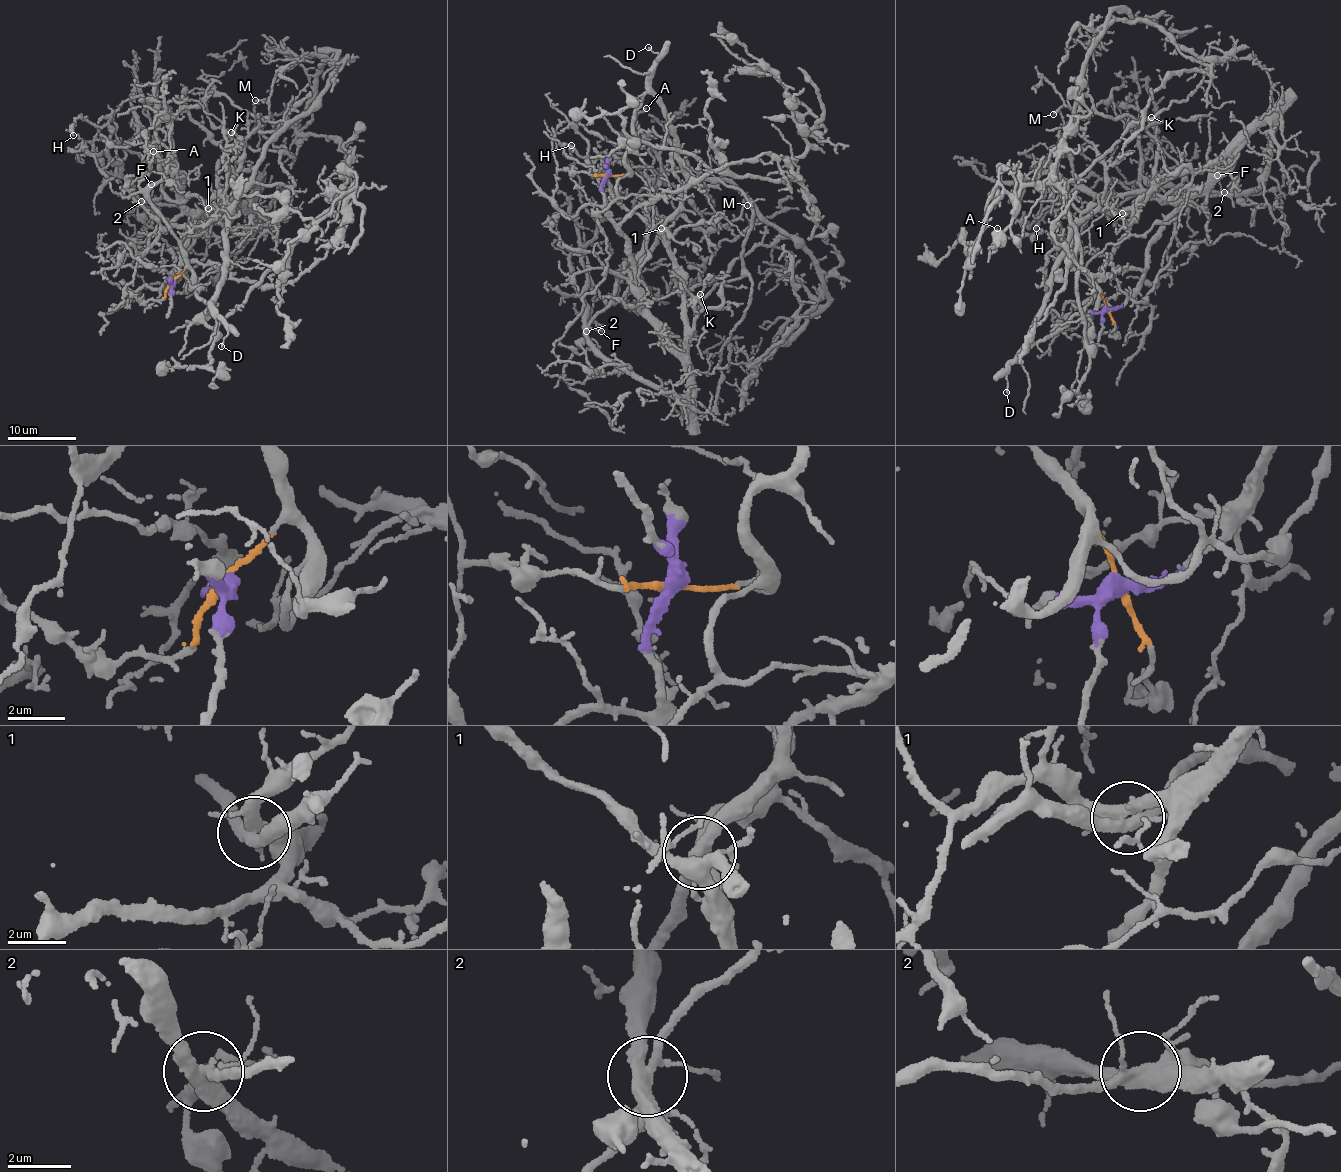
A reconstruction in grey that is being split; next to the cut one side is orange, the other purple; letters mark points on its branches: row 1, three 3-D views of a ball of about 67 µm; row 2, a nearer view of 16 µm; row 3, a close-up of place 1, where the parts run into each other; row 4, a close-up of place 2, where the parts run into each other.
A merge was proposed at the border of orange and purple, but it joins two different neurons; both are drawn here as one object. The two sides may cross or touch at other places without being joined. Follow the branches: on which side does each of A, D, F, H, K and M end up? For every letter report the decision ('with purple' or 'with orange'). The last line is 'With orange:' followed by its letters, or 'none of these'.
A: with orange
D: with orange
F: with orange
H: with purple
K: with purple
M: with orange
With orange: A, D, F, M

